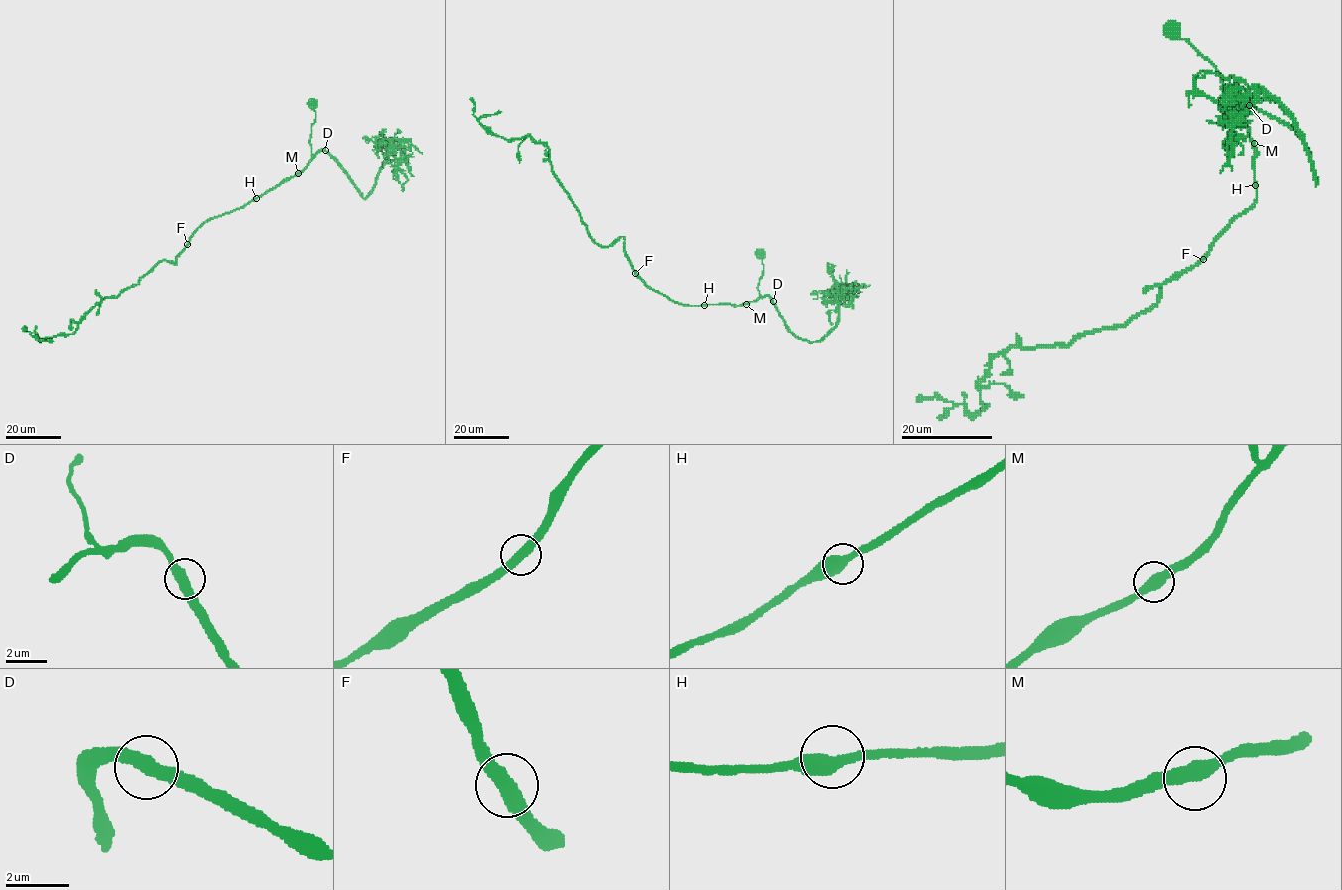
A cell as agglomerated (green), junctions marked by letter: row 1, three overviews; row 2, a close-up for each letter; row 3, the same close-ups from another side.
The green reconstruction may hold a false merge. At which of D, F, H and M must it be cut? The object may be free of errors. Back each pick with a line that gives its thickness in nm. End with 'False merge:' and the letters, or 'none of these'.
False merge: none of these

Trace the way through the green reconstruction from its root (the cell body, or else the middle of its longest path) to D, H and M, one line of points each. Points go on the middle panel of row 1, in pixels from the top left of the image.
D: (760, 253), (764, 270), (757, 289), (762, 296), (768, 296), (773, 301)
H: (760, 253), (764, 270), (757, 285), (760, 296), (756, 300), (740, 305), (704, 305)
M: (760, 253), (764, 266), (757, 285), (760, 296), (746, 304)

